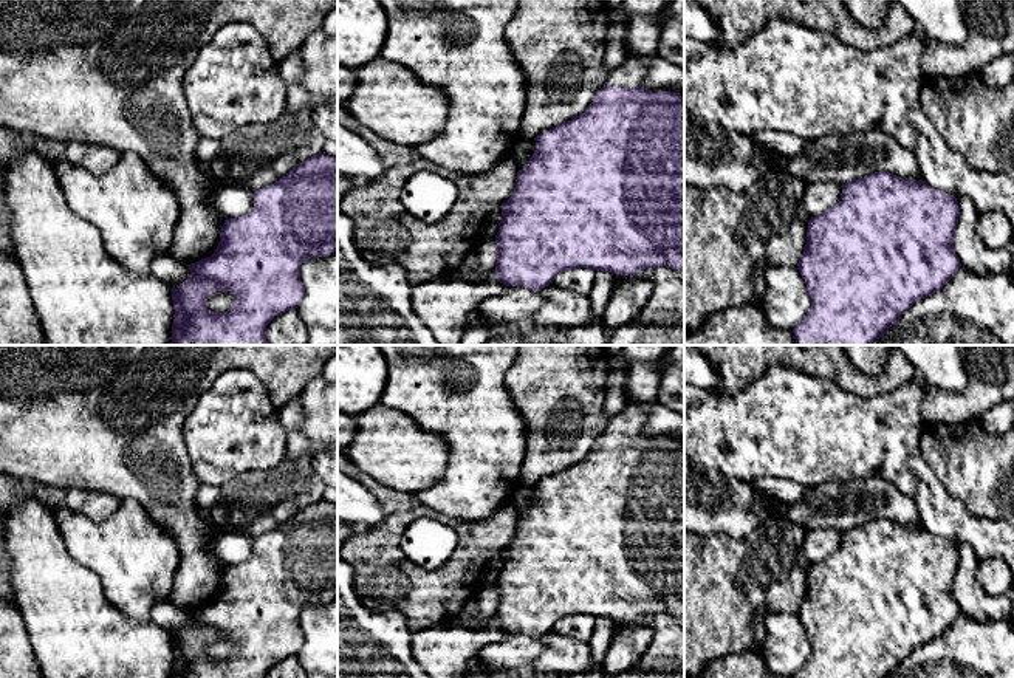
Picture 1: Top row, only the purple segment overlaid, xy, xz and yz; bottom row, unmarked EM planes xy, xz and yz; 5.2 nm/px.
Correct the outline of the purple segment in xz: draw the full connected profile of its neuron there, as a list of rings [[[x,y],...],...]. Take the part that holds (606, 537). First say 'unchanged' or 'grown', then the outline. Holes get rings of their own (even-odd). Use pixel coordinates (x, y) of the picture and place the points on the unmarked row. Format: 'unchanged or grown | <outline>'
grown | [[[629,402],[618,415],[608,419],[607,429],[584,460],[534,485],[534,502],[525,514],[517,519],[514,539],[500,553],[502,567],[495,582],[498,598],[495,625],[500,630],[540,638],[553,630],[560,619],[577,615],[608,618],[616,622],[635,622],[641,616],[653,618],[656,613],[684,616],[684,444],[677,438],[647,437],[642,432],[646,421],[647,415],[644,407],[638,402]]]

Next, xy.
unchanged | [[[319,498],[274,531],[255,537],[251,559],[226,563],[214,601],[187,611],[189,625],[170,635],[175,656],[172,678],[266,678],[276,663],[299,653],[305,641],[300,611],[336,598],[337,505]],[[218,638],[231,638],[237,644],[229,658],[209,656],[206,647]]]

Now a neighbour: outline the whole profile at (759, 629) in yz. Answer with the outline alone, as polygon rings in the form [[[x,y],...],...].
[[[757,610],[754,613],[754,621],[752,621],[752,632],[754,632],[754,644],[752,650],[759,652],[762,650],[765,639],[766,639],[766,628],[765,628],[765,618],[766,618],[765,610]]]

